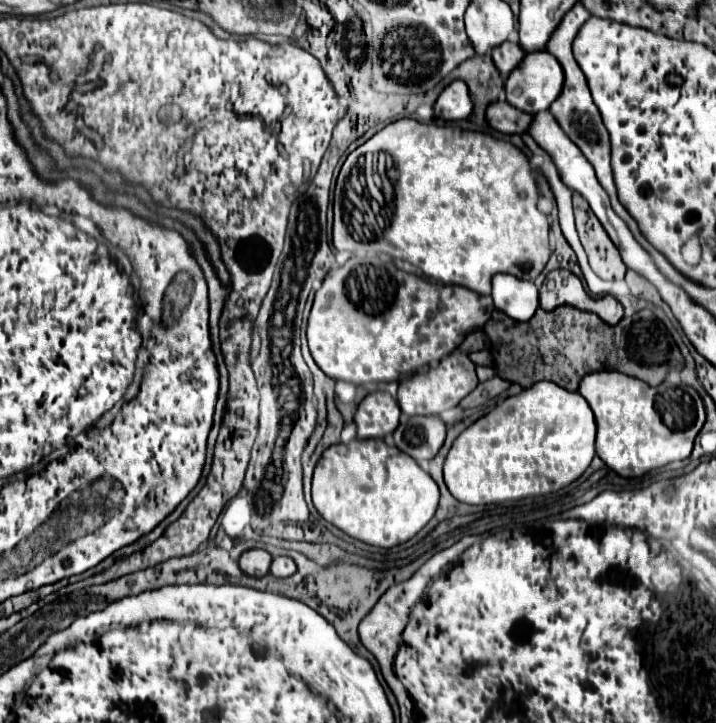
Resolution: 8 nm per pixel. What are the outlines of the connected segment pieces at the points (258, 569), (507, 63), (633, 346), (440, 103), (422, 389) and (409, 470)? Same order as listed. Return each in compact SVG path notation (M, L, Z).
M247 550L239 558L239 568L247 576L265 576L265 574L269 574L271 560L273 560L271 554L265 550Z
M507 40L505 44L497 46L491 52L491 58L493 58L493 62L501 74L511 74L513 68L517 68L519 62L525 58L525 52L515 40Z
M567 304L551 312L539 308L527 322L515 322L495 310L483 330L491 342L497 376L521 388L529 388L529 378L531 382L549 380L569 392L577 392L583 376L601 370L619 370L651 386L659 386L673 368L683 368L685 360L665 324L657 320L651 310L637 314L639 316L623 318L619 324L609 326L599 316Z
M461 80L451 82L435 102L435 116L443 120L467 120L473 114L473 102L469 98L467 84Z
M453 352L441 360L437 368L431 368L425 374L417 374L413 378L407 378L399 384L397 392L397 402L403 414L407 416L439 416L445 410L451 410L463 400L469 392L475 390L477 386L477 374L475 374L475 364L467 358L467 354Z
M351 440L349 444L329 446L313 472L313 506L317 512L347 536L377 548L393 548L411 540L435 516L439 506L439 486L405 452L385 446L383 440Z

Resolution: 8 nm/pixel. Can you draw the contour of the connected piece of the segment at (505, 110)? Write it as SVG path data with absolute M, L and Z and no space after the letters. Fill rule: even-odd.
M493 102L487 108L487 122L503 134L525 134L533 124L533 116L517 112L517 108L509 106L507 102Z

